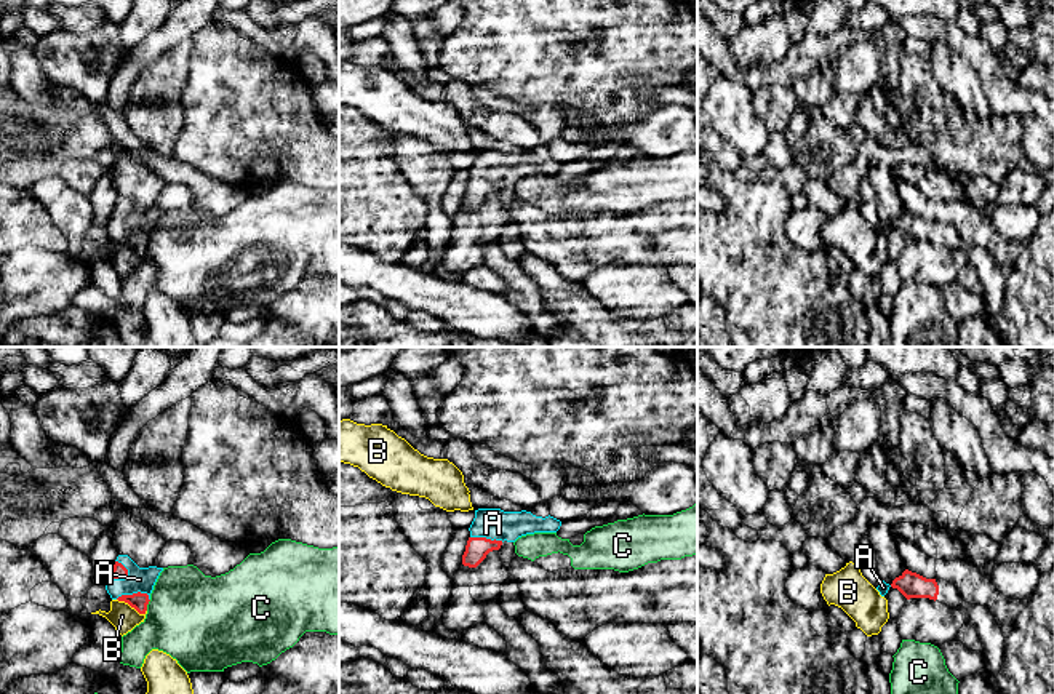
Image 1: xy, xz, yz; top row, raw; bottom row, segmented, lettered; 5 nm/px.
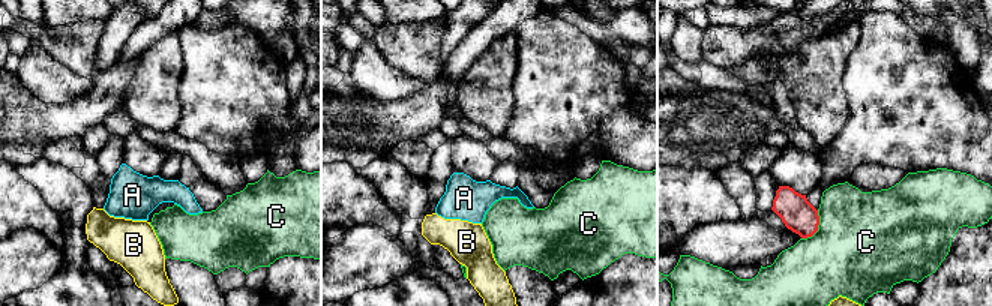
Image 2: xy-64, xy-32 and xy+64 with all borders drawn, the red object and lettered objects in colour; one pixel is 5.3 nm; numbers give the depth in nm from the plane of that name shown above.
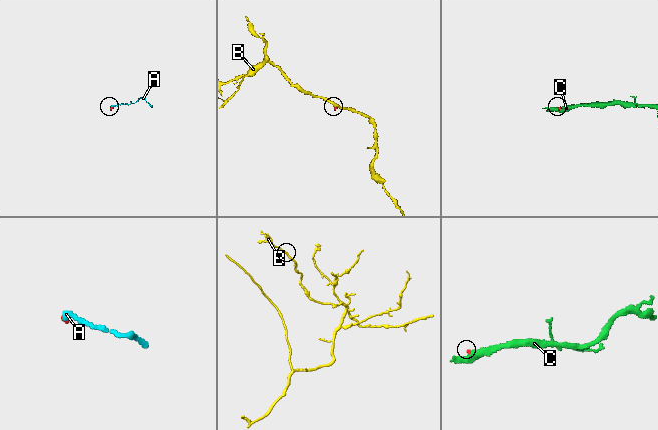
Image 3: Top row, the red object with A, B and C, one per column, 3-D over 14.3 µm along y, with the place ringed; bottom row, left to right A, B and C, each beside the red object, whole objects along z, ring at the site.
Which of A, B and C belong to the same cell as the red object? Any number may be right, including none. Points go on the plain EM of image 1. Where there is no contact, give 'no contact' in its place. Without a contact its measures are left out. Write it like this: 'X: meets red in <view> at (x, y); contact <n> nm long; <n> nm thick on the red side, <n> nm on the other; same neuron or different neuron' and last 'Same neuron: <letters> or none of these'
A: meets red in xy at (133, 235); contact 180 nm long; 90 nm thick on the red side, 130 nm on the other; same neuron
B: meets red in xy at (131, 248); contact 170 nm long; 90 nm thick on the red side, 140 nm on the other; different neuron
C: meets red in xy at (147, 245); contact 60 nm long; 90 nm thick on the red side, 440 nm on the other; different neuron
Same neuron: A

